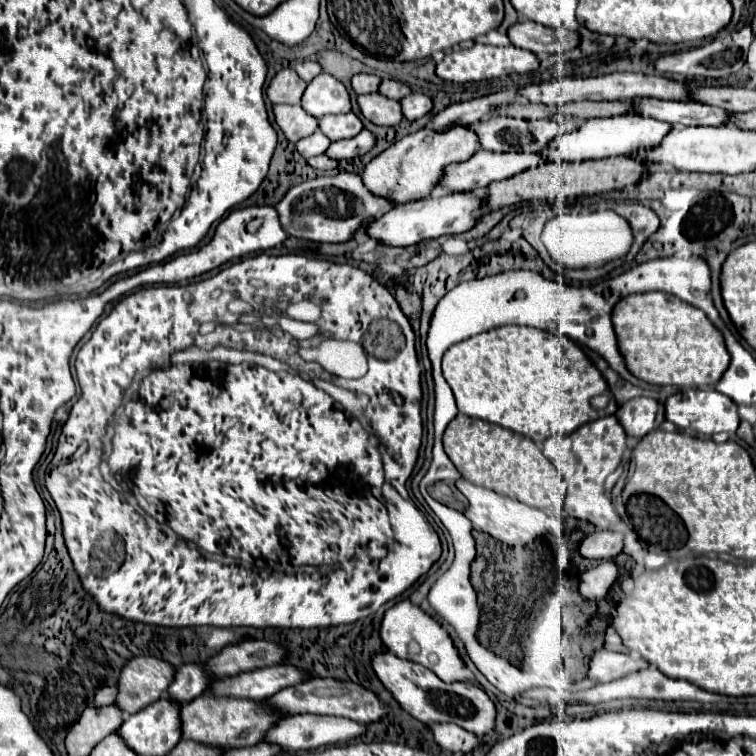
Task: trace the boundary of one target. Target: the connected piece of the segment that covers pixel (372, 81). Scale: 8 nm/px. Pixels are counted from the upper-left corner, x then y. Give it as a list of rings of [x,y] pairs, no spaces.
[[[354,75],[352,77],[352,89],[354,93],[376,93],[380,85],[380,77],[376,75]]]

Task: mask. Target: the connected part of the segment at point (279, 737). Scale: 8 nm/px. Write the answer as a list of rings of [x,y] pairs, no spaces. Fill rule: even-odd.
[[[290,715],[290,717],[280,719],[272,729],[268,729],[268,733],[264,735],[262,741],[270,743],[270,745],[278,745],[282,751],[292,753],[292,751],[310,751],[316,747],[344,743],[362,733],[364,733],[364,725],[358,721],[352,721],[352,719],[328,717],[328,715]]]

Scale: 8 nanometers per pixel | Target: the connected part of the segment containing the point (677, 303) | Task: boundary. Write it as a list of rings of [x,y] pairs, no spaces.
[[[636,293],[620,299],[612,309],[612,325],[618,337],[618,349],[624,355],[628,371],[650,385],[714,385],[720,381],[726,371],[726,365],[730,363],[730,355],[726,351],[722,333],[712,327],[704,311],[668,293]]]

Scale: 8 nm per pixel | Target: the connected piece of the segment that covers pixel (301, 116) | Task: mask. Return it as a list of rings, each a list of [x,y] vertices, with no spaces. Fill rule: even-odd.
[[[274,105],[274,119],[286,139],[292,143],[312,135],[318,129],[318,121],[304,113],[300,105]]]

